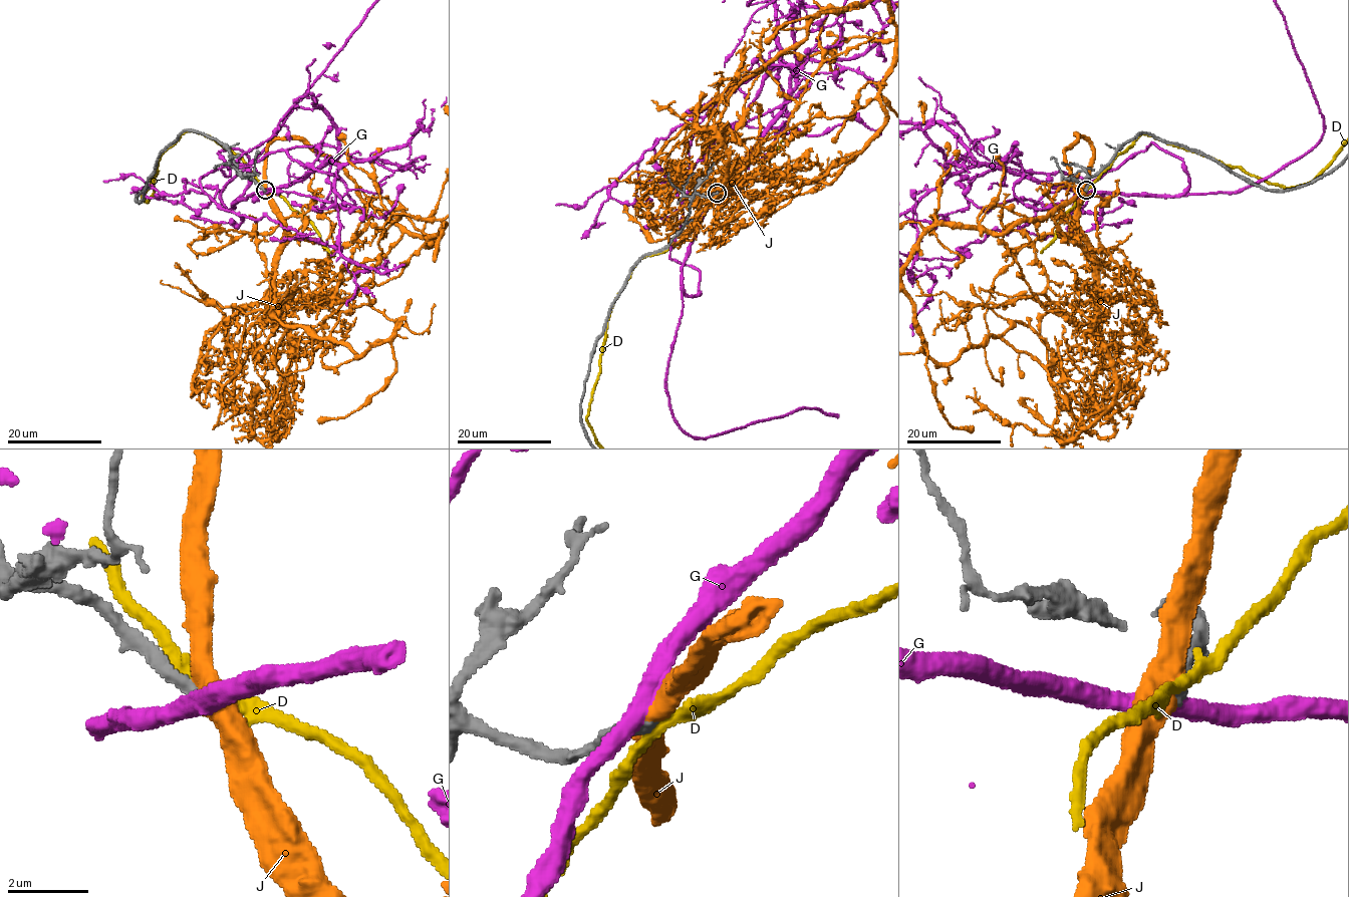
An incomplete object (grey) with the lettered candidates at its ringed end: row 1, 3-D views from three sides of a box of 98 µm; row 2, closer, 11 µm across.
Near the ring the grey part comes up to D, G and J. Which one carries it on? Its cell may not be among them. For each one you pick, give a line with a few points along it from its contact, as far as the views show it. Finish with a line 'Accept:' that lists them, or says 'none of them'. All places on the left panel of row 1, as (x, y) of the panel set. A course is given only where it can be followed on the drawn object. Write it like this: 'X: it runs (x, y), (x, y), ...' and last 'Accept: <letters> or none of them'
Accept: J

